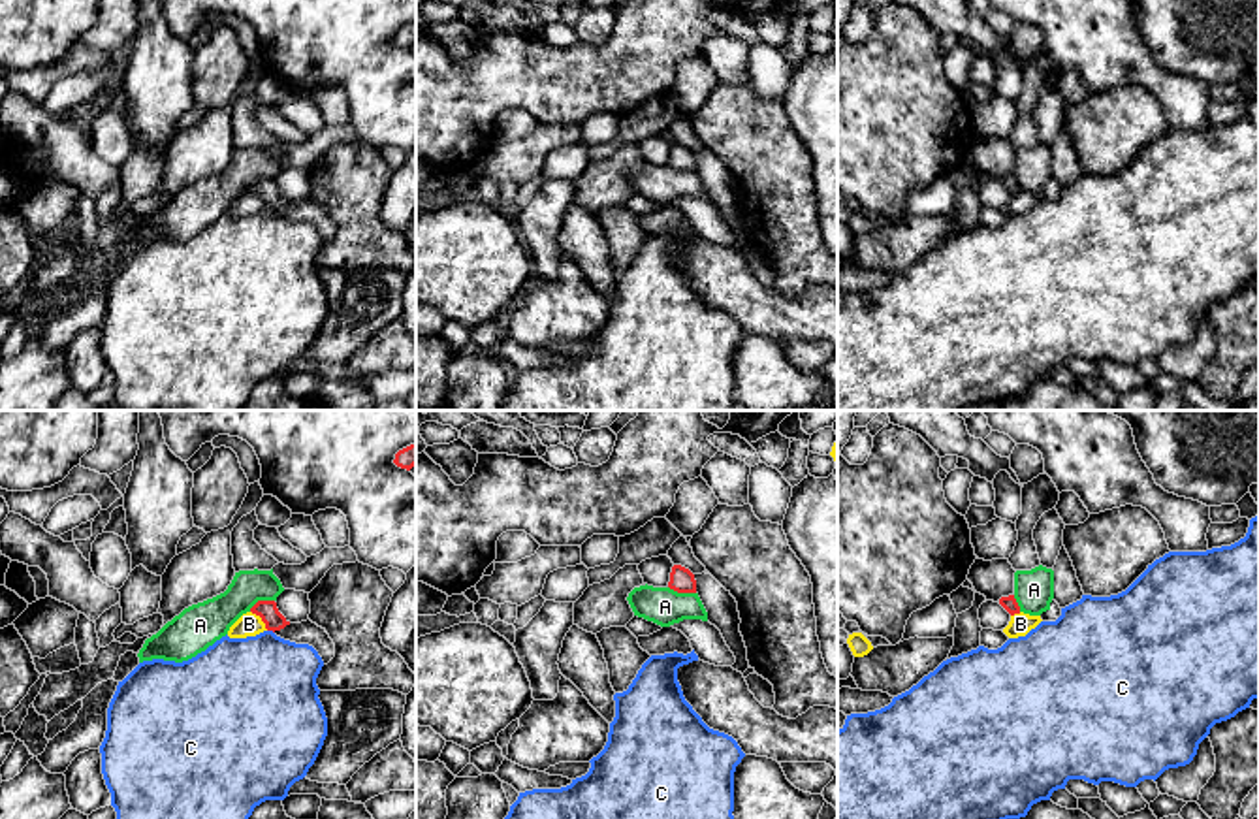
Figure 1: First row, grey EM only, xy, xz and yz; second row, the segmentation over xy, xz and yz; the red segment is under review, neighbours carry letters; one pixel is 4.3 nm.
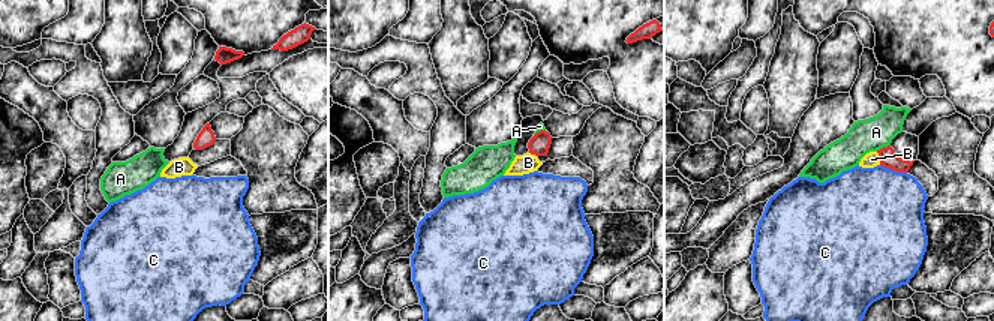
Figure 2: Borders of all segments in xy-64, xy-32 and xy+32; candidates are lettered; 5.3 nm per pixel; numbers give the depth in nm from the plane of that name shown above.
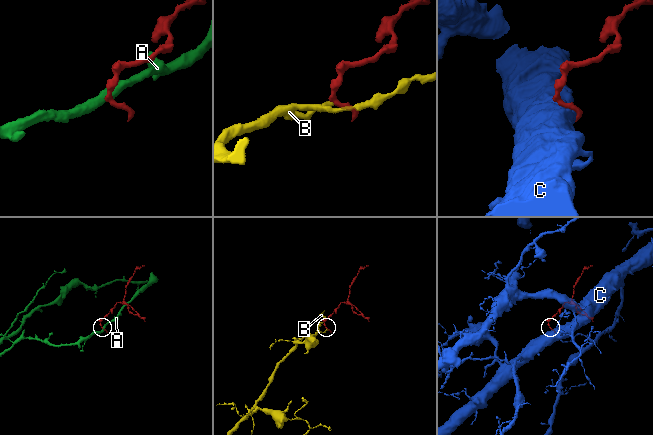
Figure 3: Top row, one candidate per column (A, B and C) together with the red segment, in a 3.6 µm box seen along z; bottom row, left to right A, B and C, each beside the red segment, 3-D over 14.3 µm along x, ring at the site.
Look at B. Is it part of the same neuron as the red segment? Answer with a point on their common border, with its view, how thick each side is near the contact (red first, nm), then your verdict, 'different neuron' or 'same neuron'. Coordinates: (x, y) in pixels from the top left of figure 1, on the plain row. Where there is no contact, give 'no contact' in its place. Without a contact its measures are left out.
meets red in xy at (262, 198); 90 nm thick on the red side, 100 nm on the other; different neuron

